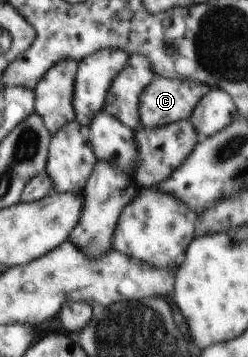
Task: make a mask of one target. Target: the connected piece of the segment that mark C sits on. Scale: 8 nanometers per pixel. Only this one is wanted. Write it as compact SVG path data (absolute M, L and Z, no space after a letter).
M155 74L153 81L144 89L139 100L140 127L161 127L190 118L195 106L211 88L192 79L171 79Z

